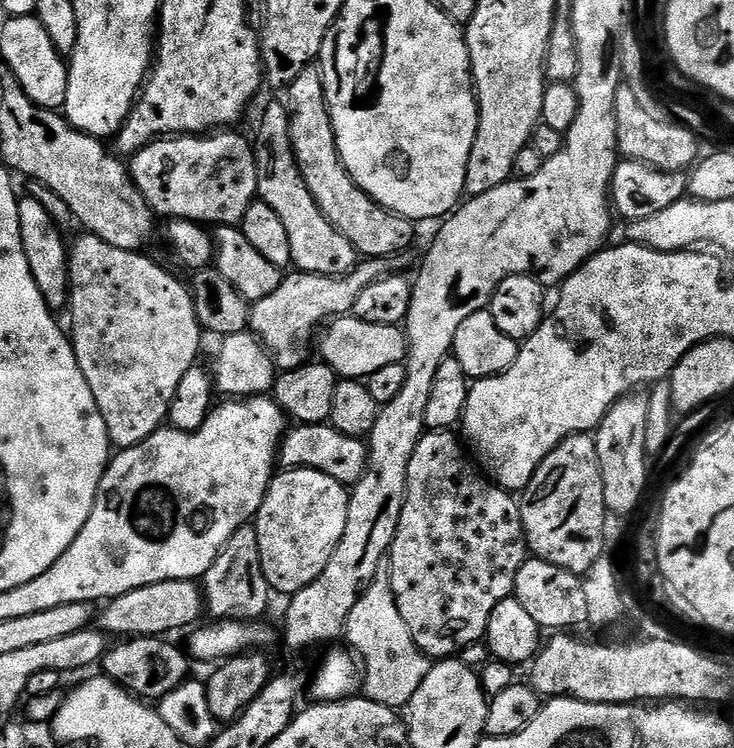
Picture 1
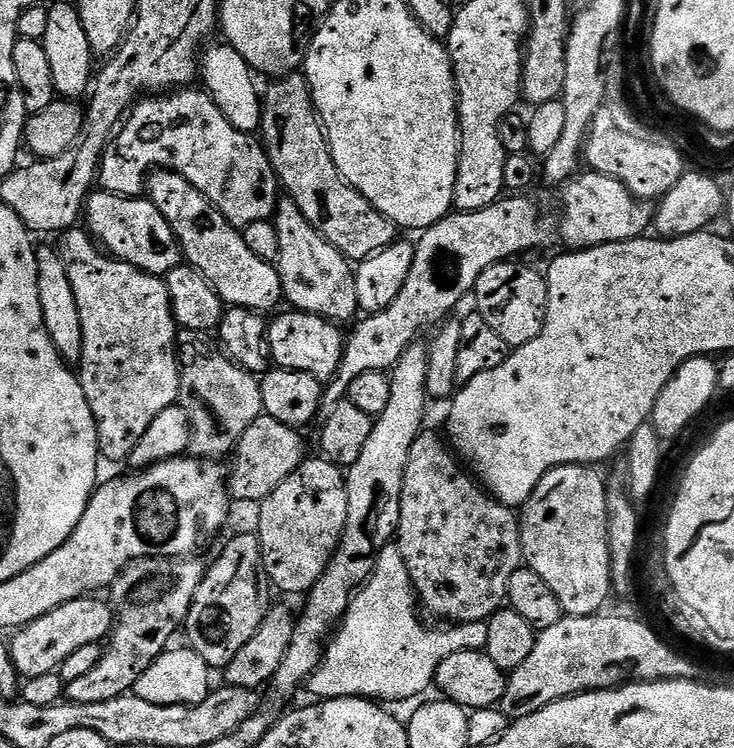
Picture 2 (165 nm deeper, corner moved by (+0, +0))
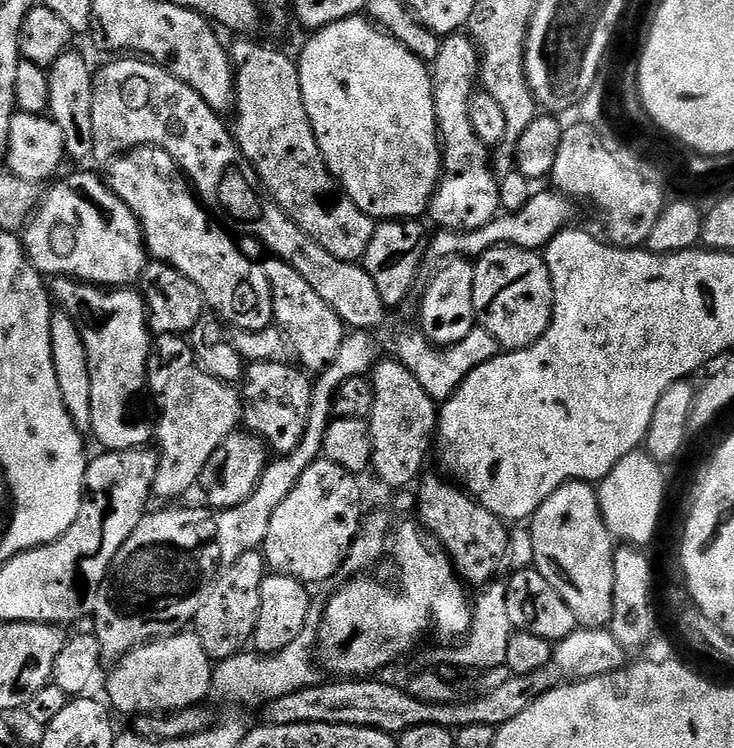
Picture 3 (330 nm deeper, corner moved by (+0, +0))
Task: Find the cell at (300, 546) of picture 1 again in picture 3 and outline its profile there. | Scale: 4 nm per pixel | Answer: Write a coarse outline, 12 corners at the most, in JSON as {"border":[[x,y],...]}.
{"border":[[314,463],[270,518],[272,572],[339,573],[360,533],[360,484]]}

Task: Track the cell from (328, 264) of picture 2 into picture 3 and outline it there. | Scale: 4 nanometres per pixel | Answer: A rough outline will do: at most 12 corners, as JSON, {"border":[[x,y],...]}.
{"border":[[285,260],[263,261],[272,318],[301,369],[323,372],[346,335]]}

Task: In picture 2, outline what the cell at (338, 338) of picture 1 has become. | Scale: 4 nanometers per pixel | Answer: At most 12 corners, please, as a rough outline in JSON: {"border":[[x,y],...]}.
{"border":[[309,312],[273,315],[277,368],[331,380],[344,361],[341,325]]}

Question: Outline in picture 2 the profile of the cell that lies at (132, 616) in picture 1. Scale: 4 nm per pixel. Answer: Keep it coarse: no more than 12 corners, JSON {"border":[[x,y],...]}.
{"border":[[89,594],[11,637],[24,680],[109,639],[114,613]]}

